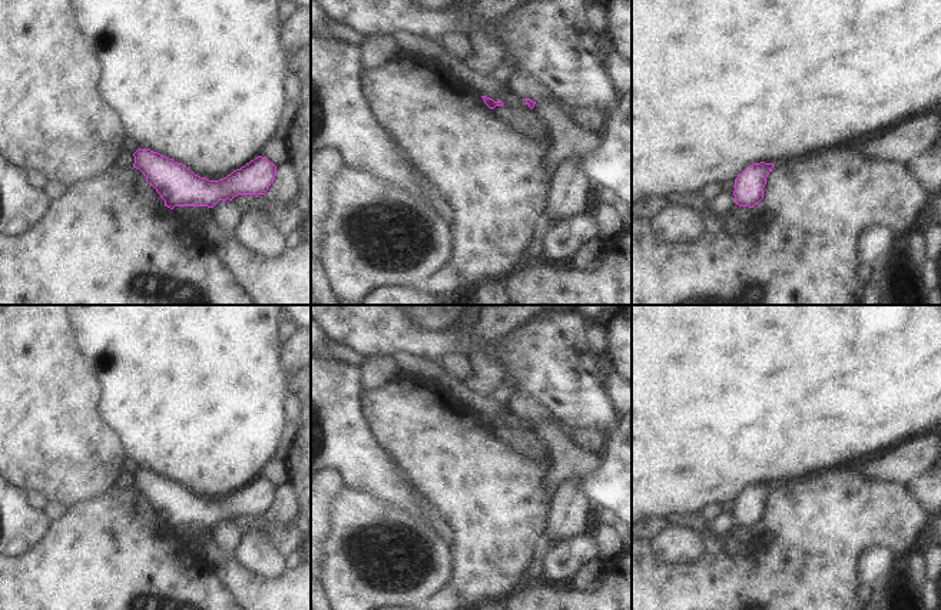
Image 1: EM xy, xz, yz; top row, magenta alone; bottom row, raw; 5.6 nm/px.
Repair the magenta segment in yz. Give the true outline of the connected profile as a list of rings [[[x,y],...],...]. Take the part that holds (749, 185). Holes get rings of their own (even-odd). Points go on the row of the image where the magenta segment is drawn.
[[[753,163],[738,175],[733,190],[735,203],[749,208],[758,205],[763,199],[763,188],[772,168],[772,163]]]

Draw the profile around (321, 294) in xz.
[[[311,253],[311,305],[349,305],[341,304],[332,294],[328,276],[319,258]]]

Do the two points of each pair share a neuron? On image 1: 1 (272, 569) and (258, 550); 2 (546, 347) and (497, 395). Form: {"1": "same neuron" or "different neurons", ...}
{"1": "same neuron", "2": "different neurons"}

